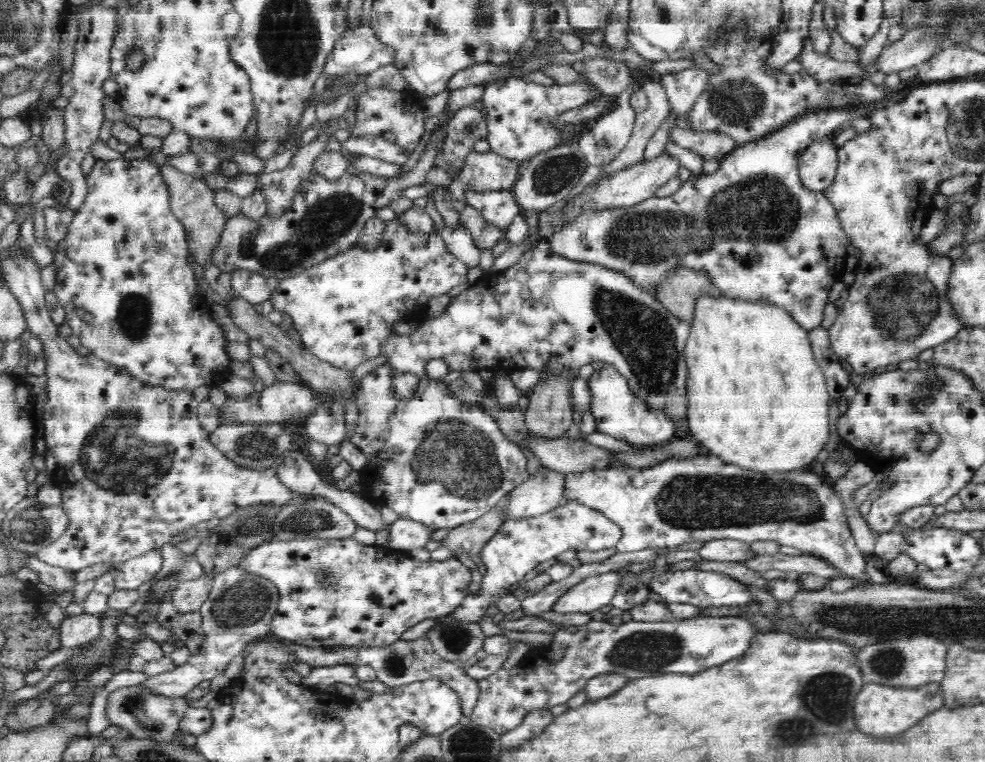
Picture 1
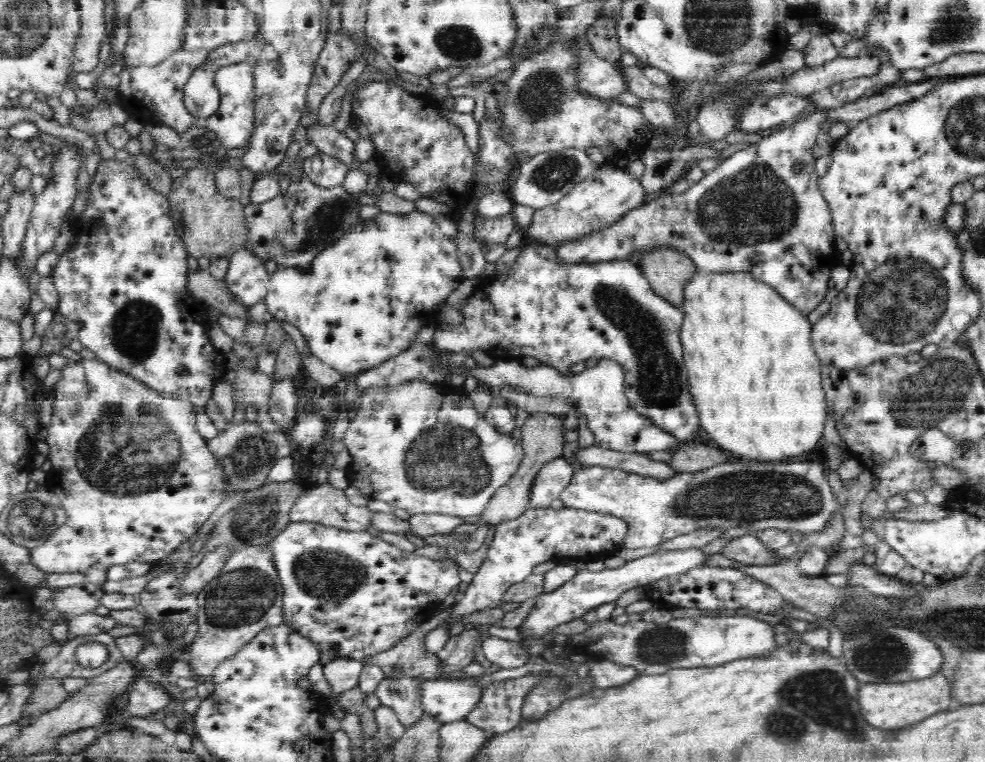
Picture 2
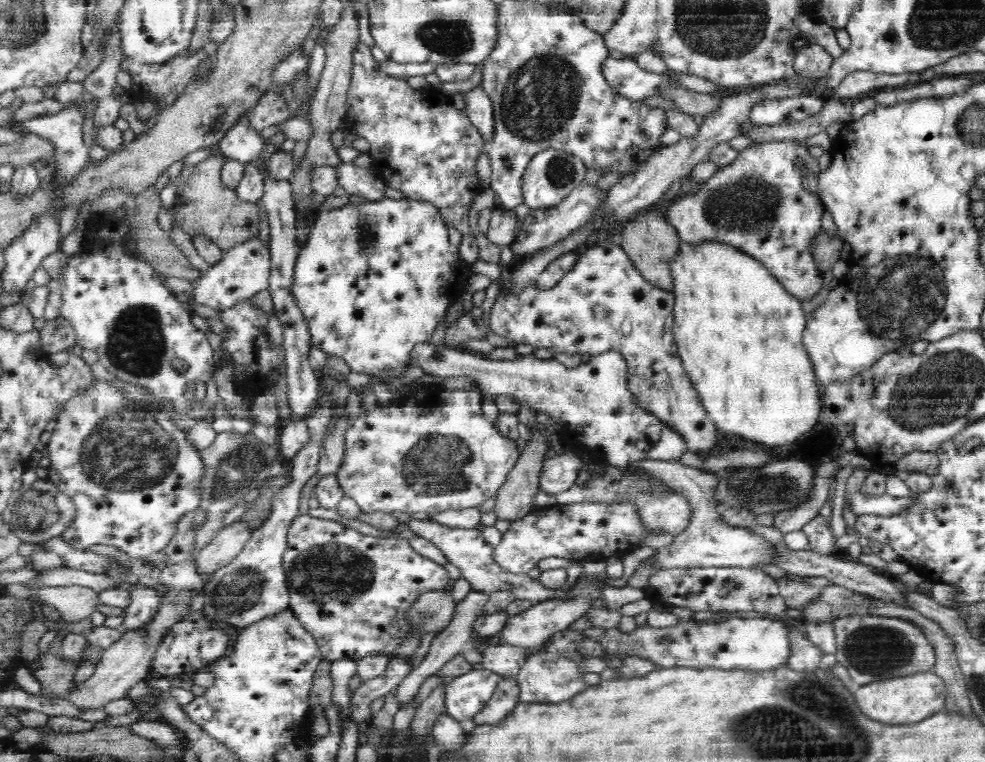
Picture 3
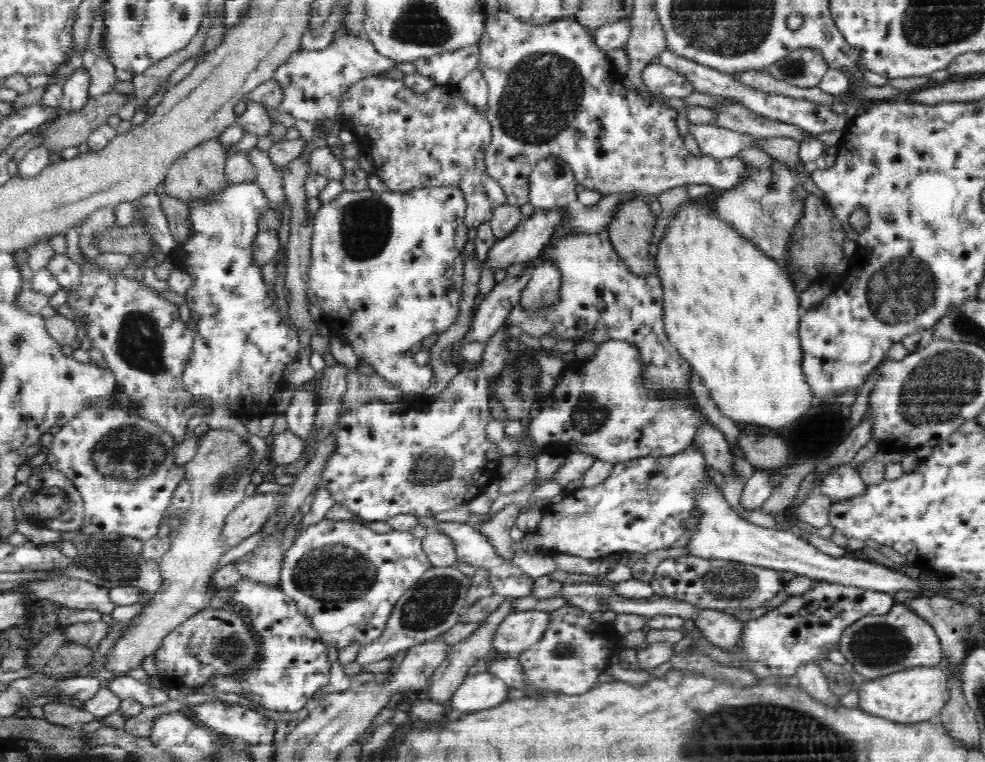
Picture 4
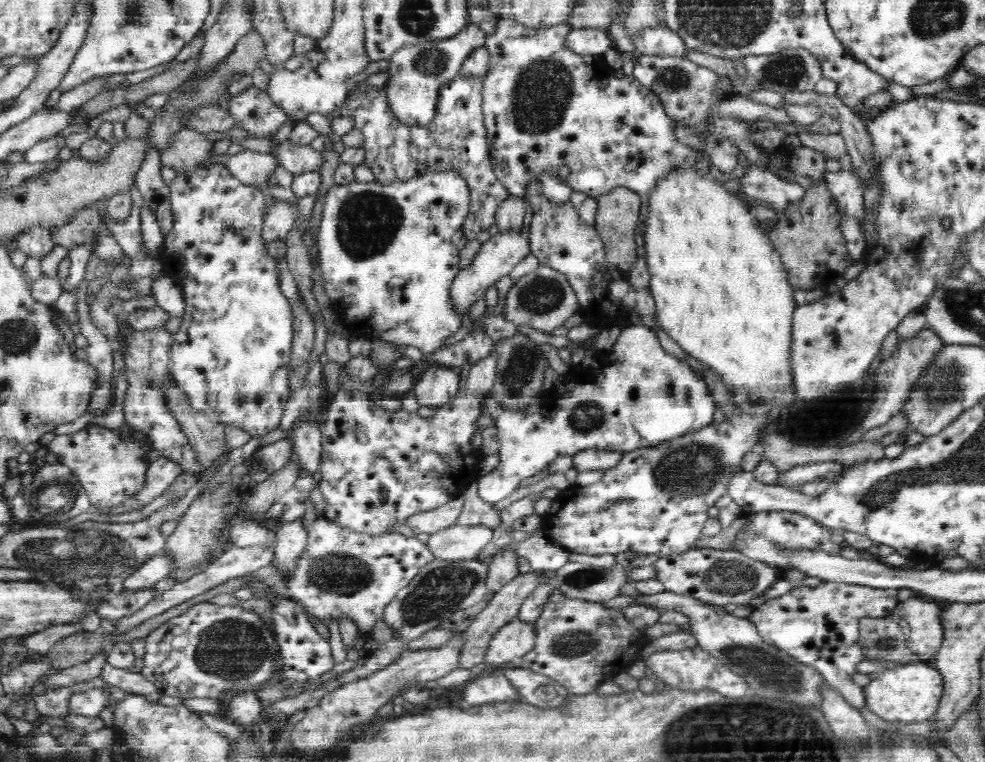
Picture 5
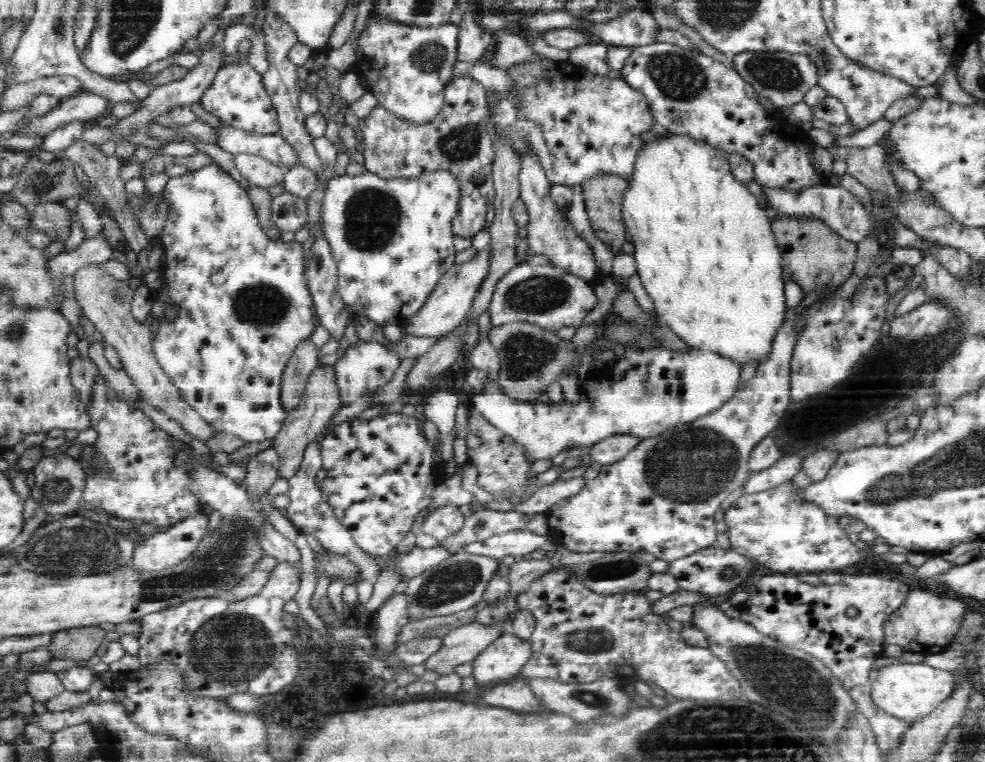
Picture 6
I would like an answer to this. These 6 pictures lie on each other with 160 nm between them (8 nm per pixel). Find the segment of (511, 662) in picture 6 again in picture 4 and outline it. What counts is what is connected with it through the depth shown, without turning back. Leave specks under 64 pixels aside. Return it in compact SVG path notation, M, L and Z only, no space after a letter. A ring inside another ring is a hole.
M531 610L507 614L496 628L492 640L494 649L510 655L529 650L549 629L552 613Z

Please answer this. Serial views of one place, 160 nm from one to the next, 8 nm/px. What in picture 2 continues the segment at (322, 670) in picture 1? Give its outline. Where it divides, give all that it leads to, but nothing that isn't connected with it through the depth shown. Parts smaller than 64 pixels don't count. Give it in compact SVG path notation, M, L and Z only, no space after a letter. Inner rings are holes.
M338 659L334 660L334 662L330 662L330 664L326 664L323 666L324 668L324 677L328 680L328 683L332 687L332 700L333 694L340 694L345 692L346 690L350 690L350 688L355 688L359 685L359 678L362 674L362 670L364 668L364 663L362 661L356 661L351 659Z

